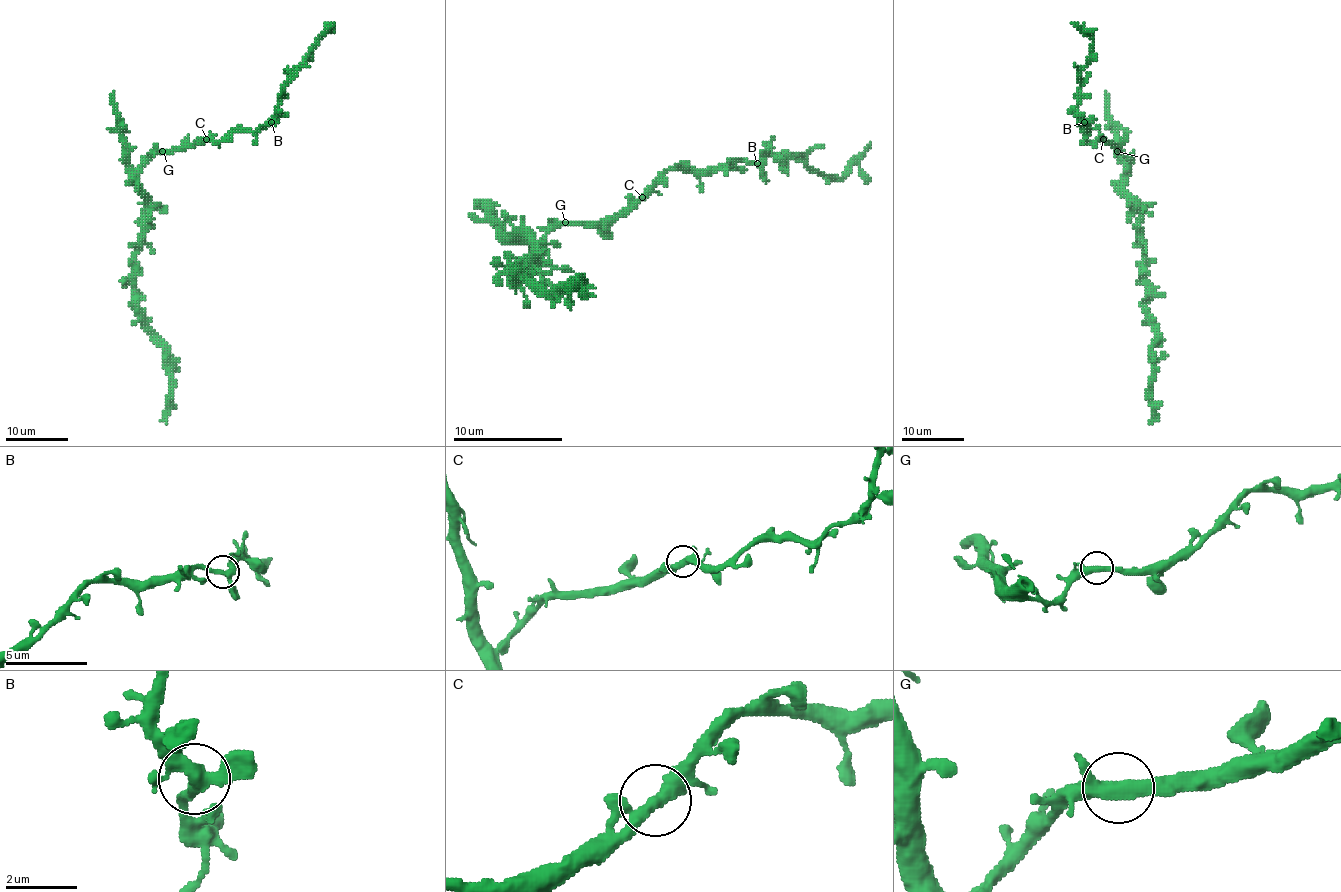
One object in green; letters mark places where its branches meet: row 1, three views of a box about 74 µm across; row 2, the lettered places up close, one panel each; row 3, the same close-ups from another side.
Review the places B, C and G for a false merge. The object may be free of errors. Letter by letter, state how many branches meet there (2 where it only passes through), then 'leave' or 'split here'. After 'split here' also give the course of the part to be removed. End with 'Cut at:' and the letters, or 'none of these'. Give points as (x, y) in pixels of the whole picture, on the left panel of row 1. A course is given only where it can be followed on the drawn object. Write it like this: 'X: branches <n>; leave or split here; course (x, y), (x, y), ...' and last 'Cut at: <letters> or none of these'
B: branches 4; leave
C: branches 4; leave
G: branches 3; leave
Cut at: none of these

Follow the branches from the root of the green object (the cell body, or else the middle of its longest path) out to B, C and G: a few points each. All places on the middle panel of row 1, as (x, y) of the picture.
B: (532, 244), (538, 244), (562, 225), (606, 225), (623, 216), (670, 170), (730, 170), (738, 161), (757, 164)
C: (532, 244), (538, 244), (562, 225), (606, 225), (623, 216), (642, 197)
G: (532, 244), (538, 244), (565, 222)

